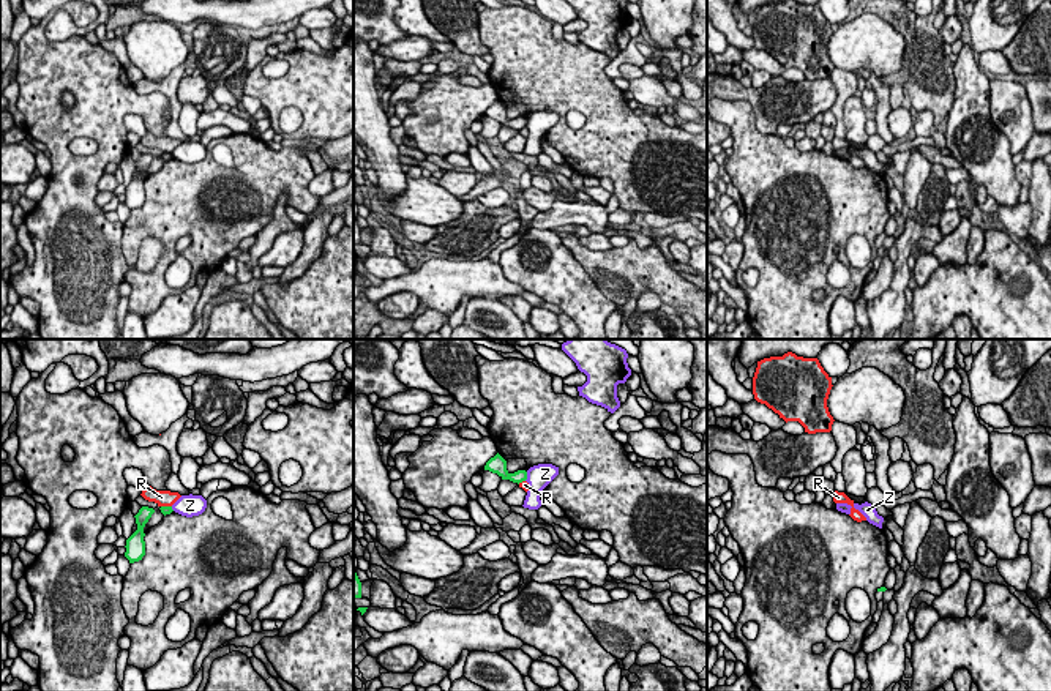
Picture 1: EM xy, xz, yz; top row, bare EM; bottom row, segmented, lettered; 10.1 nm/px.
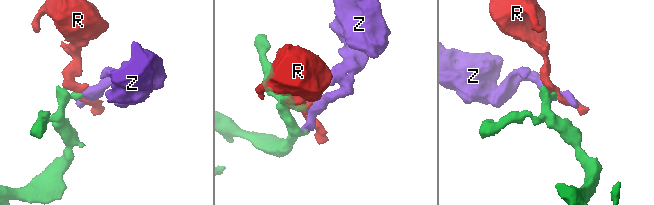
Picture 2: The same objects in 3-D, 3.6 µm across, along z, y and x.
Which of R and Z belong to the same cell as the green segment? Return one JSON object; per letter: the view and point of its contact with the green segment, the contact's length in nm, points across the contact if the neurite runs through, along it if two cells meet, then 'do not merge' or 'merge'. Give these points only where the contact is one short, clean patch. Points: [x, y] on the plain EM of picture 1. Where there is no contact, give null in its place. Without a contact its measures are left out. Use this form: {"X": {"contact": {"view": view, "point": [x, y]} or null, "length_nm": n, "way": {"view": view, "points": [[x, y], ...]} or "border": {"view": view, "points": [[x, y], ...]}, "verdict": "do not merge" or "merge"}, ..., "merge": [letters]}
{"R": {"contact": {"view": "xy", "point": [166, 153]}, "length_nm": 110, "border": {"view": "xy", "points": [[161, 152], [171, 153]]}, "verdict": "do not merge"}, "Z": {"contact": {"view": "xz", "point": [526, 123]}, "length_nm": 100, "border": {"view": "xz", "points": [[527, 119], [524, 126]]}, "verdict": "do not merge"}, "merge": []}

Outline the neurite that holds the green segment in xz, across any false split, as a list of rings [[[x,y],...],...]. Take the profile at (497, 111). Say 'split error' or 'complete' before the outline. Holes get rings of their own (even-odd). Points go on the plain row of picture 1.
complete; [[[499,99],[486,109],[484,117],[497,120],[502,126],[510,126],[518,131],[527,126],[526,117],[510,120],[507,117],[507,107]]]

